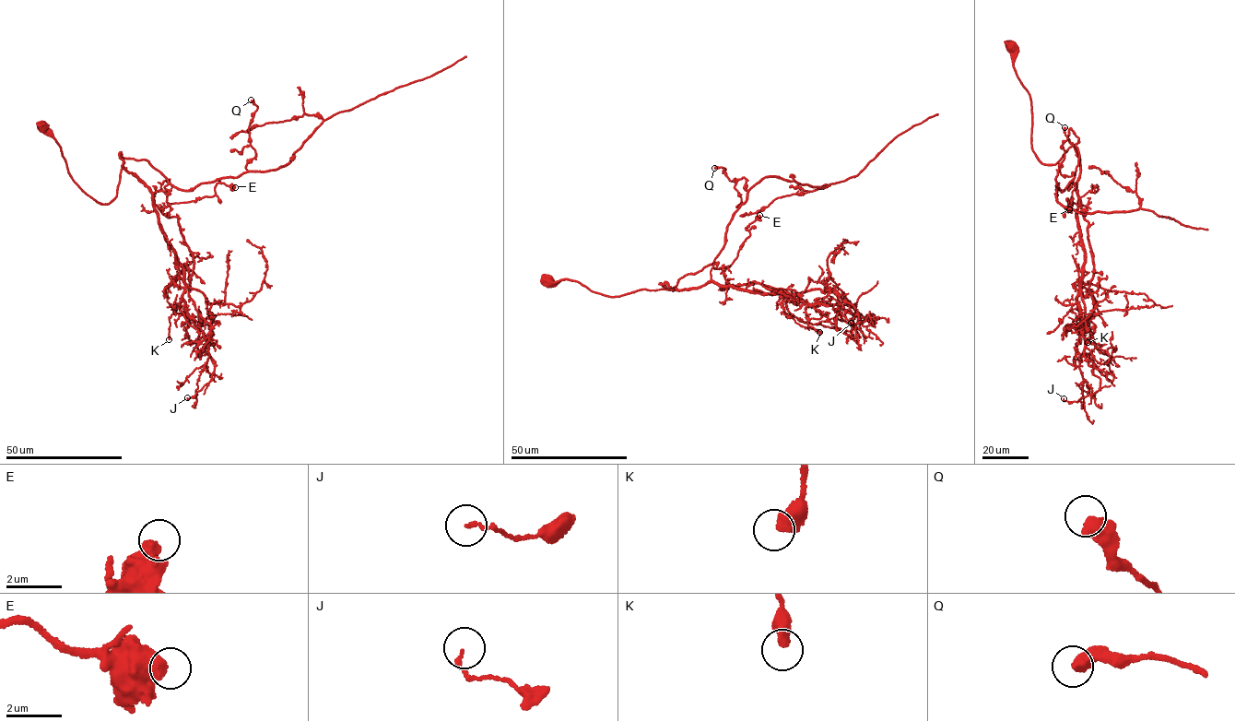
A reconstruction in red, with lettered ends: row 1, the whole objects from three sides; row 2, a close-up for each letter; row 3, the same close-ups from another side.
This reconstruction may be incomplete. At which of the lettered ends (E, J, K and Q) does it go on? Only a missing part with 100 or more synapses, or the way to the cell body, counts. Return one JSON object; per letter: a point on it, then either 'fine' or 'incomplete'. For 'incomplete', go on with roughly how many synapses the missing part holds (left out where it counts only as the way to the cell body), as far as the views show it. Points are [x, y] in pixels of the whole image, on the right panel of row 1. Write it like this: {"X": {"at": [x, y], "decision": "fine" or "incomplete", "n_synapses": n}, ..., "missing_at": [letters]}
{"E": {"at": [1069, 209], "decision": "fine"}, "J": {"at": [1064, 398], "decision": "fine"}, "K": {"at": [1087, 342], "decision": "fine"}, "Q": {"at": [1064, 127], "decision": "fine"}, "missing_at": []}

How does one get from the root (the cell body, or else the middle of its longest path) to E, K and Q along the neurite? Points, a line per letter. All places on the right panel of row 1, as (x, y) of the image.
E: (1012, 47), (1039, 160), (1059, 160), (1073, 145), (1069, 129), (1078, 137), (1069, 209)
K: (1012, 47), (1033, 151), (1053, 165), (1073, 146), (1080, 159), (1087, 342)
Q: (1012, 47), (1039, 160), (1059, 160), (1073, 145), (1069, 129), (1078, 137), (1076, 173), (1057, 195), (1064, 127)

